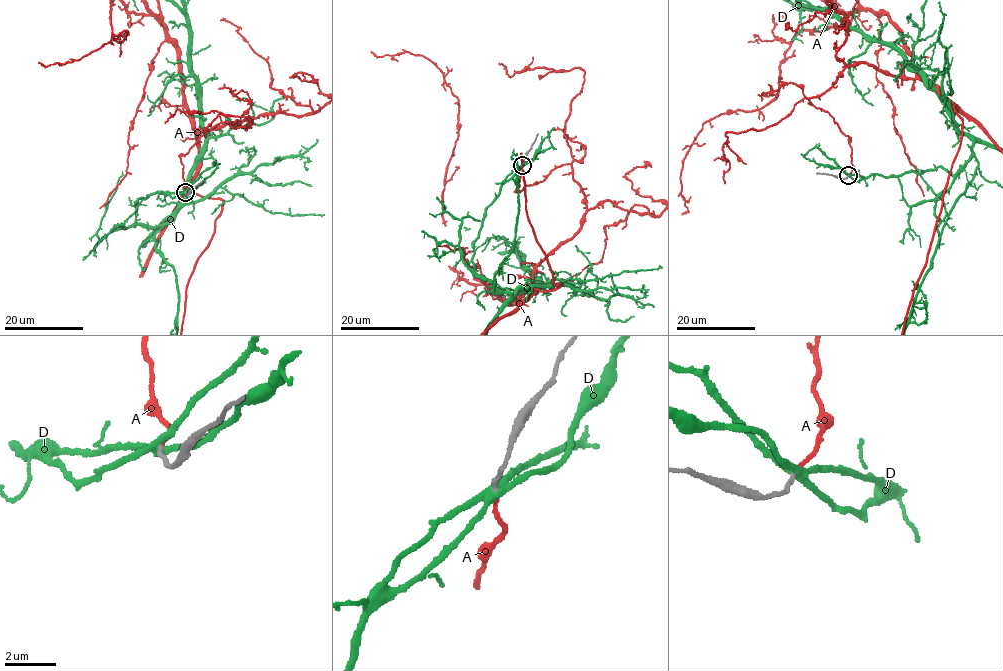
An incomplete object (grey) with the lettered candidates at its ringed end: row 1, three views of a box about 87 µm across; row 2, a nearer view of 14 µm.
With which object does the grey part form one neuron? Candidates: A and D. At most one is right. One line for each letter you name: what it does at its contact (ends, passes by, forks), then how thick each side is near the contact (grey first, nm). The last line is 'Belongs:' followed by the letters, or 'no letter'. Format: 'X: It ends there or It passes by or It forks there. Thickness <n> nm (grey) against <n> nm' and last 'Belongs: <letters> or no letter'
A: It ends there. Thickness 160 nm (grey) against 160 nm
Belongs: A

